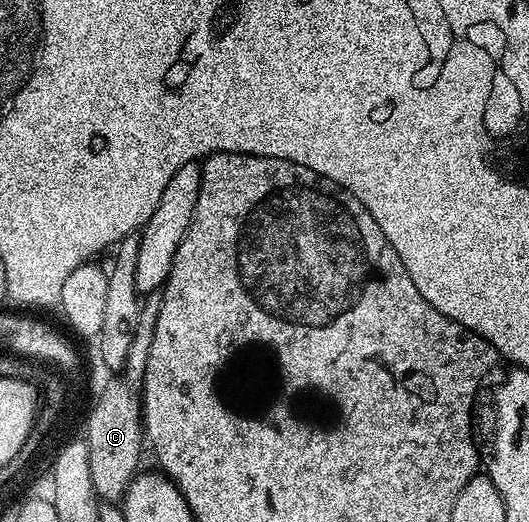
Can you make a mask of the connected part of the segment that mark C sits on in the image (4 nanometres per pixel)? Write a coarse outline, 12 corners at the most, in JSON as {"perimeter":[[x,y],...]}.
{"perimeter":[[144,296],[135,341],[118,378],[92,400],[83,438],[91,485],[124,500],[140,468],[139,388],[159,317]]}

